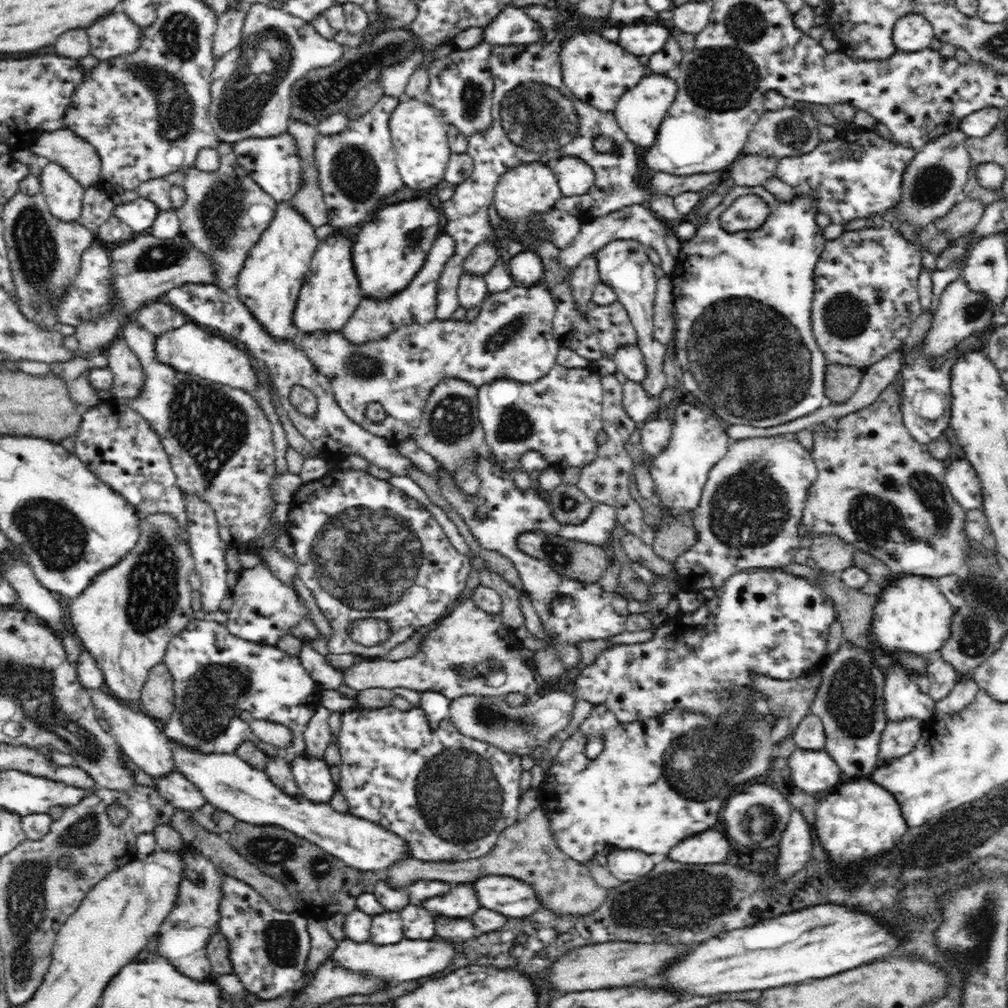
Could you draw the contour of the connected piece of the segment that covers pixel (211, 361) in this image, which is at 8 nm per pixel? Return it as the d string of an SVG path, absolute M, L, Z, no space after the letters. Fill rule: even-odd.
M187 323L175 330L167 331L165 334L154 340L155 361L162 364L163 367L171 368L178 374L198 376L212 382L230 386L232 388L240 388L245 390L261 403L264 414L270 420L270 429L273 434L274 464L277 474L284 474L289 471L285 452L289 447L285 432L280 422L276 409L272 404L271 396L265 385L257 380L256 373L250 363L249 353L236 347L232 343L211 335L206 330L194 323Z

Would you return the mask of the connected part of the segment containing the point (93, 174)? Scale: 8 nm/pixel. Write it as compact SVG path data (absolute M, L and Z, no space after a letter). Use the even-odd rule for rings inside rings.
M68 128L42 132L29 149L42 161L57 161L84 188L98 185L101 170L98 153Z

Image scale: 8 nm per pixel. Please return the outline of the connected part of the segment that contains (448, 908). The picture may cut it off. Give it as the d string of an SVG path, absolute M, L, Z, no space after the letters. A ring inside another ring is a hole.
M466 884L452 888L446 896L438 896L432 900L422 902L432 916L446 916L446 918L468 918L478 910L478 900L474 900L474 892L466 888Z

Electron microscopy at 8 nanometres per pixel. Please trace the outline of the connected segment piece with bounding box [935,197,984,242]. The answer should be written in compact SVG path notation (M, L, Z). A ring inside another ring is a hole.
M966 197L948 215L938 219L935 226L947 235L948 241L956 240L971 232L984 214L984 203L979 198Z

